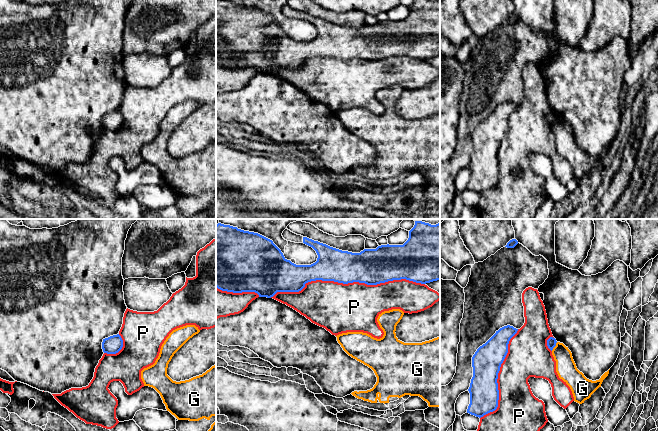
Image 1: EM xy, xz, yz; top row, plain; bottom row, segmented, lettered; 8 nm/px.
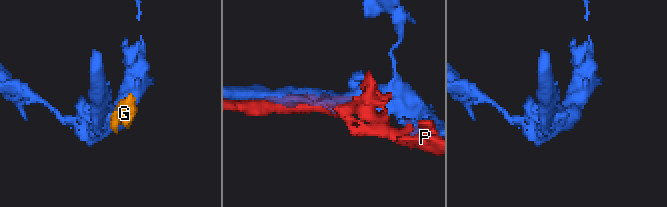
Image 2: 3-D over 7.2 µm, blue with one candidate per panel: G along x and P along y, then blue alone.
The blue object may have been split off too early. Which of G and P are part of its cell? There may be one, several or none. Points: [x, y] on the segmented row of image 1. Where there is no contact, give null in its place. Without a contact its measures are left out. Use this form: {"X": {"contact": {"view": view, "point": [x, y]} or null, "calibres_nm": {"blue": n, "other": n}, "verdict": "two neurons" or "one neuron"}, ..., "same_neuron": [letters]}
{"G": {"contact": {"view": "yz", "point": [555, 345]}, "calibres_nm": {"blue": 80, "other": 160}, "verdict": "two neurons"}, "P": {"contact": {"view": "xz", "point": [346, 283]}, "calibres_nm": {"blue": 280, "other": 400}, "verdict": "two neurons"}, "same_neuron": []}

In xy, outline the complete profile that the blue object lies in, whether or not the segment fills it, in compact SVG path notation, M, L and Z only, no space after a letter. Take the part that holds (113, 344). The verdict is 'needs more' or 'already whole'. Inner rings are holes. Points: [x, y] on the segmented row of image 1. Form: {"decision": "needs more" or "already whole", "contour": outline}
{"decision": "already whole", "contour": "M119 334L103 339L102 349L104 353L116 354L123 347L123 340Z"}

